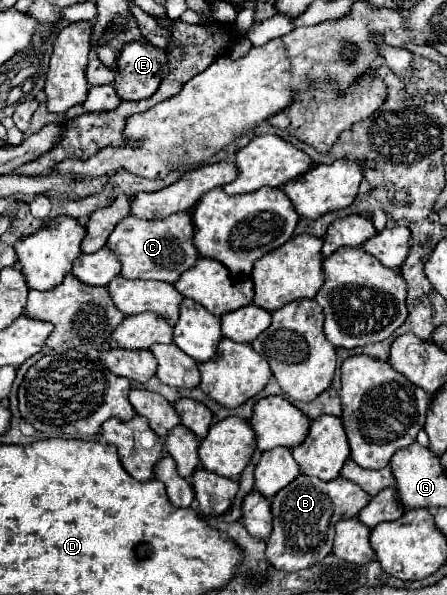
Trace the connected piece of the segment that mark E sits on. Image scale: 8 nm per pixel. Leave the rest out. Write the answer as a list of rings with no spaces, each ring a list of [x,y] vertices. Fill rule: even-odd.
[[[146,40],[130,42],[118,56],[114,90],[122,100],[150,98],[168,72],[168,56]]]

